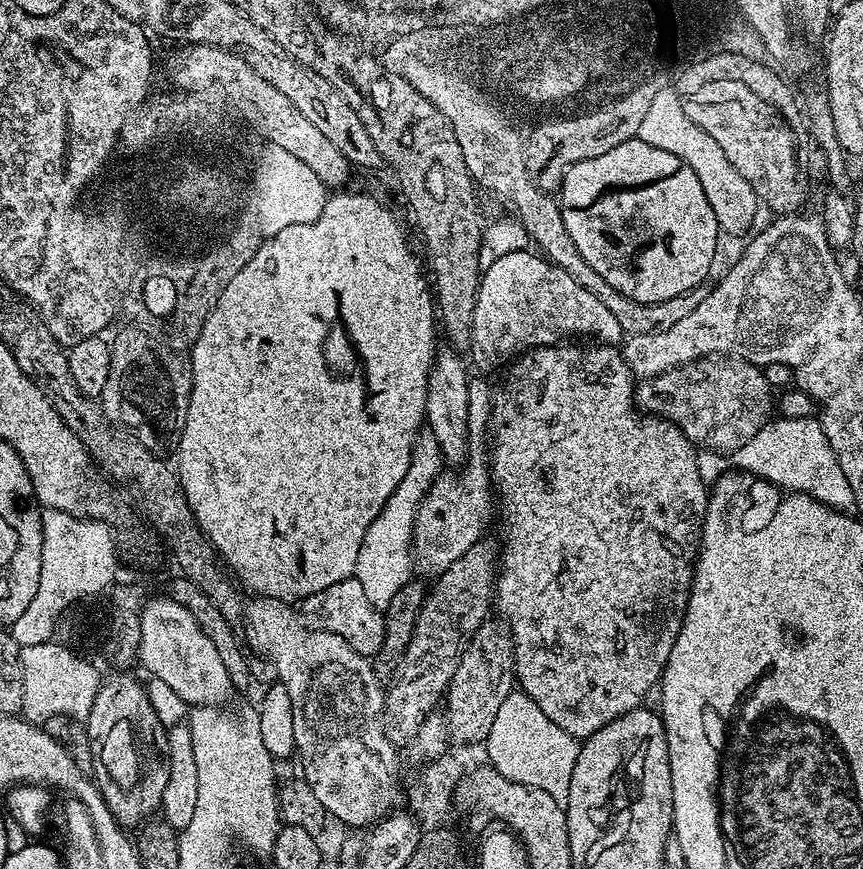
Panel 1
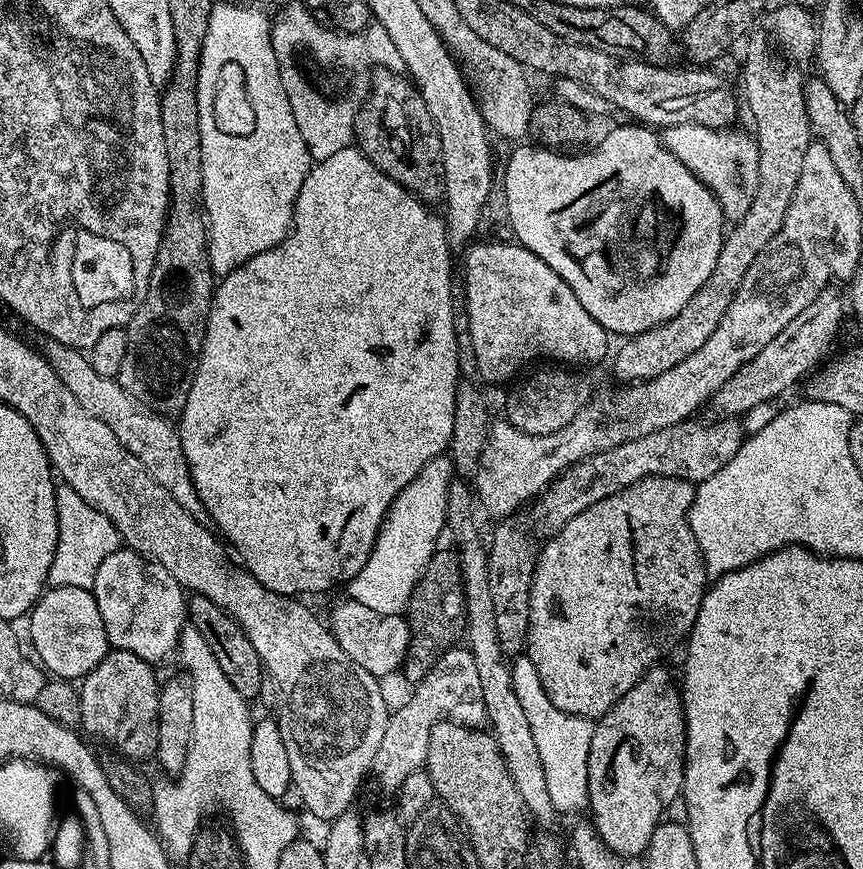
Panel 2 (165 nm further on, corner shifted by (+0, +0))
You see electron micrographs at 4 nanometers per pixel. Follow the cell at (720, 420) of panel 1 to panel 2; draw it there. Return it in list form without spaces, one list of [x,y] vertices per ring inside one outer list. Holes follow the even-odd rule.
[[[716,418],[713,421],[713,424],[692,424],[696,422],[675,424],[669,428],[658,430],[654,434],[646,434],[646,438],[638,438],[634,442],[626,442],[622,446],[614,446],[605,452],[595,452],[593,456],[582,458],[574,466],[570,466],[566,471],[560,473],[544,490],[539,501],[532,506],[537,505],[532,510],[536,519],[532,524],[530,523],[531,529],[537,537],[551,538],[562,530],[562,526],[566,526],[566,522],[570,522],[570,518],[582,514],[582,510],[594,506],[594,502],[602,502],[606,498],[610,498],[610,494],[614,494],[634,482],[644,480],[647,476],[673,476],[679,480],[699,482],[710,478],[710,474],[718,474],[718,470],[722,470],[722,466],[726,466],[726,462],[730,462],[730,458],[734,458],[734,454],[738,454],[740,445],[746,439],[746,433],[739,419]]]

